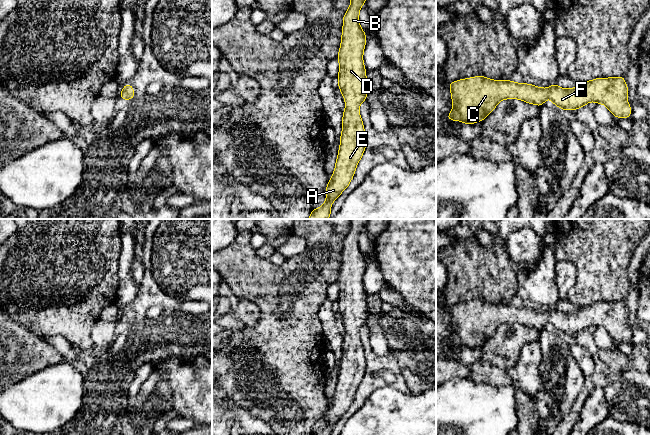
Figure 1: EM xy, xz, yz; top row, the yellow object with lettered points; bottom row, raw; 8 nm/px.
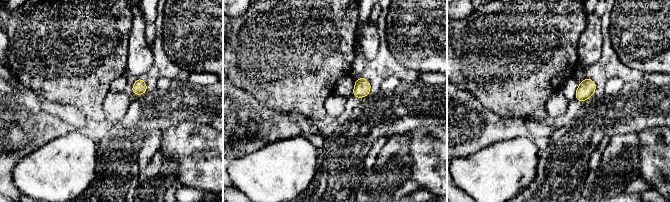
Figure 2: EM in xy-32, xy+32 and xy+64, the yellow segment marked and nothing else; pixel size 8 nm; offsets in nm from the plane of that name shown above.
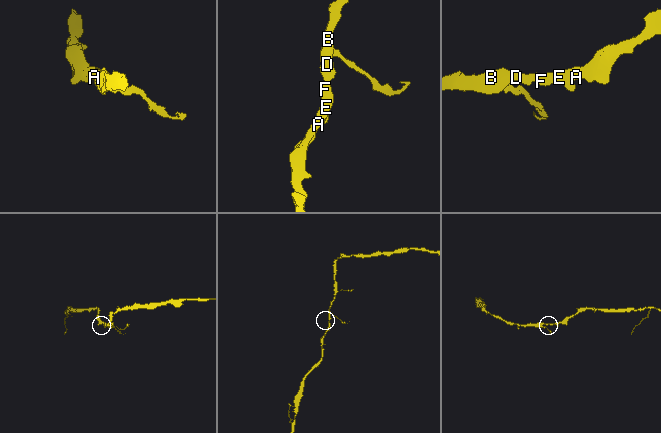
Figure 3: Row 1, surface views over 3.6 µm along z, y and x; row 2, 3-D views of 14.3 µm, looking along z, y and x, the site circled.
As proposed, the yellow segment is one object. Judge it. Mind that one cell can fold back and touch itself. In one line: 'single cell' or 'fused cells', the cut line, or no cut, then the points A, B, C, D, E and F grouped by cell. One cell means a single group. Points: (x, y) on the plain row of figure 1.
single cell | no cut | A B C D E F

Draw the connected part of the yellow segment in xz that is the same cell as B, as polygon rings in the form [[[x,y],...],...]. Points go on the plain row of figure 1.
[[[351,219],[350,231],[343,241],[343,252],[341,269],[338,277],[339,299],[338,311],[344,321],[346,333],[343,335],[342,357],[340,361],[340,372],[335,388],[334,397],[326,411],[325,427],[312,435],[331,435],[331,428],[340,420],[340,418],[350,408],[357,391],[358,386],[366,372],[365,353],[362,349],[363,344],[360,340],[358,332],[361,327],[366,325],[369,314],[366,303],[366,293],[363,287],[363,276],[366,267],[366,258],[359,248],[359,236],[362,229],[367,224],[368,219]]]

